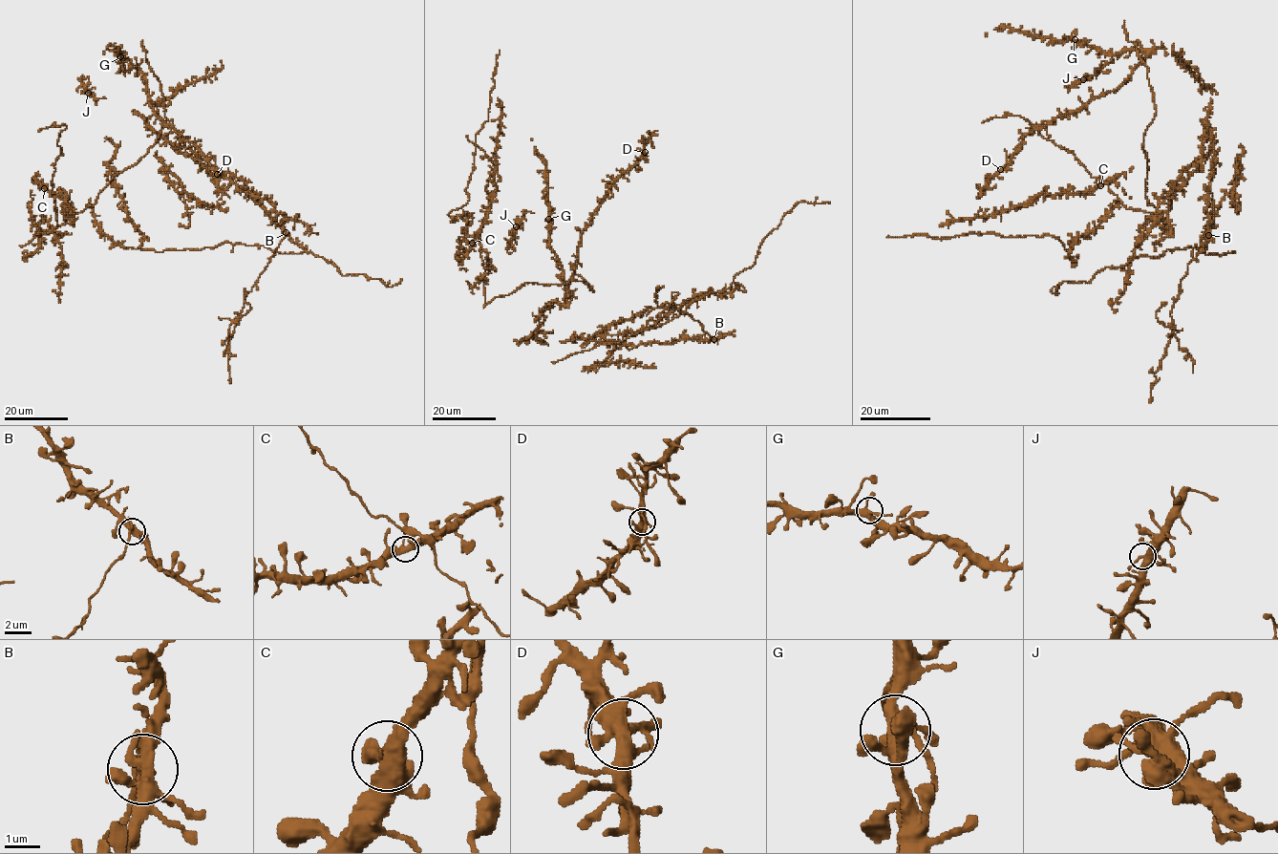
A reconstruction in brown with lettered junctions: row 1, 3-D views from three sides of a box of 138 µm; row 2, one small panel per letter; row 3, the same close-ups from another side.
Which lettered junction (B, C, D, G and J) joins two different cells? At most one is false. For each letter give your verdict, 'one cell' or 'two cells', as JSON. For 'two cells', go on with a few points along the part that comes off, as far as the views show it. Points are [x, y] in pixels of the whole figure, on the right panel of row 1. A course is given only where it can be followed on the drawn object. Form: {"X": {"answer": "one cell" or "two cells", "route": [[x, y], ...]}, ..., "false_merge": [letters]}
{"B": {"answer": "two cells", "route": [[1208, 235], [1180, 282], [1180, 293], [1173, 304], [1170, 316], [1174, 333], [1155, 373], [1150, 403]]}, "C": {"answer": "one cell"}, "D": {"answer": "one cell"}, "G": {"answer": "one cell"}, "J": {"answer": "one cell"}, "false_merge": ["B"]}

